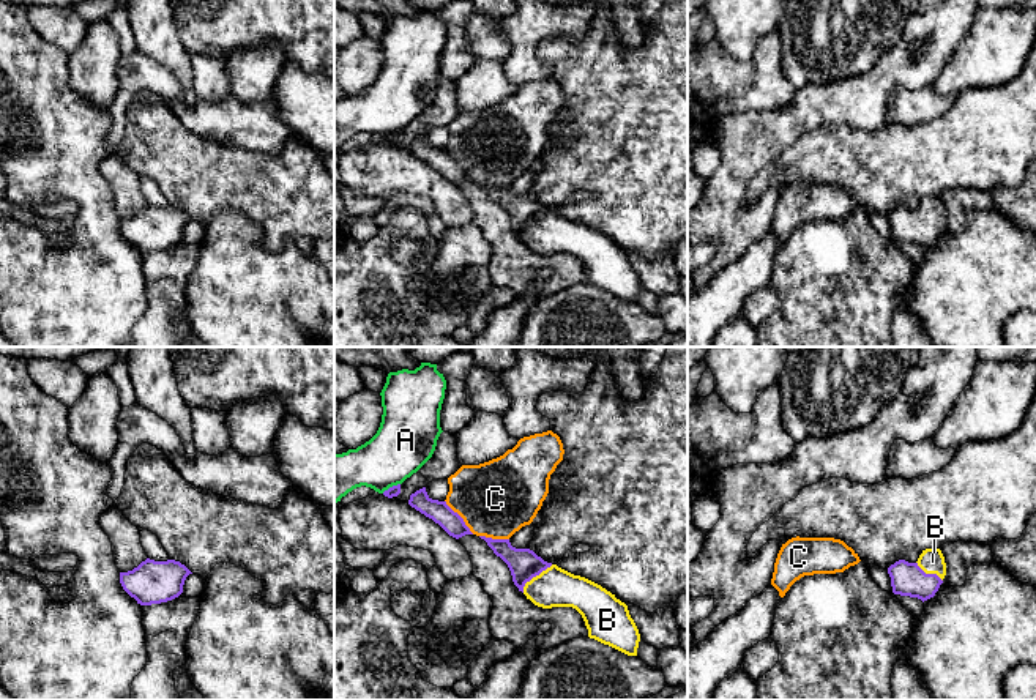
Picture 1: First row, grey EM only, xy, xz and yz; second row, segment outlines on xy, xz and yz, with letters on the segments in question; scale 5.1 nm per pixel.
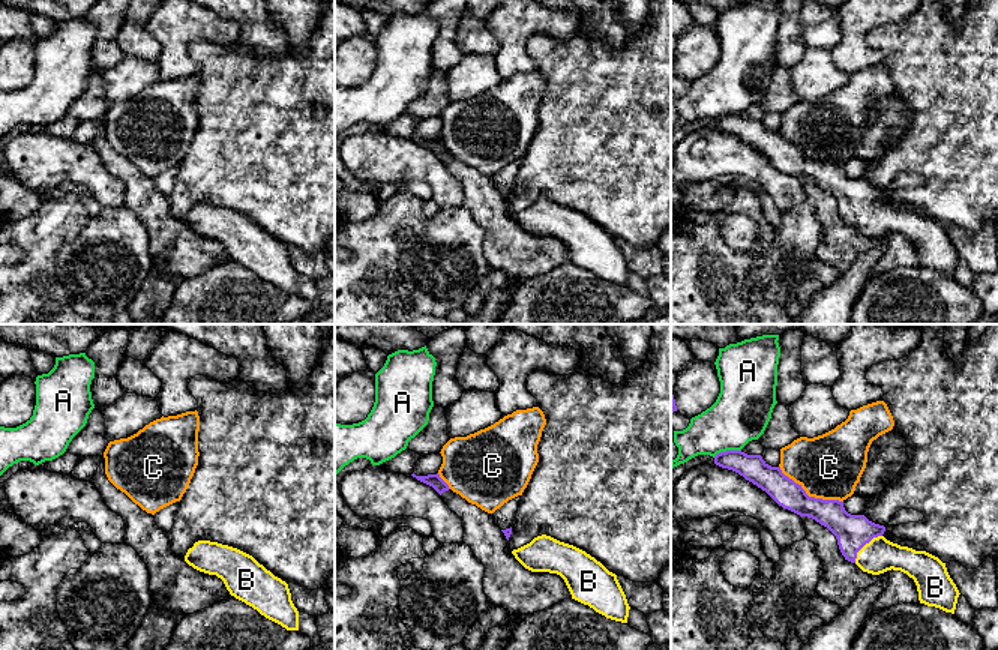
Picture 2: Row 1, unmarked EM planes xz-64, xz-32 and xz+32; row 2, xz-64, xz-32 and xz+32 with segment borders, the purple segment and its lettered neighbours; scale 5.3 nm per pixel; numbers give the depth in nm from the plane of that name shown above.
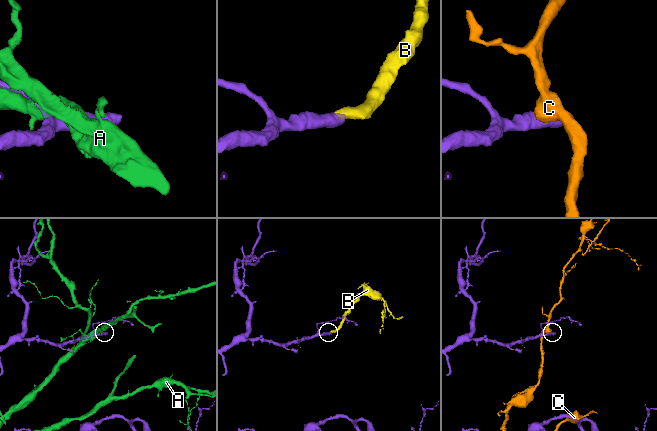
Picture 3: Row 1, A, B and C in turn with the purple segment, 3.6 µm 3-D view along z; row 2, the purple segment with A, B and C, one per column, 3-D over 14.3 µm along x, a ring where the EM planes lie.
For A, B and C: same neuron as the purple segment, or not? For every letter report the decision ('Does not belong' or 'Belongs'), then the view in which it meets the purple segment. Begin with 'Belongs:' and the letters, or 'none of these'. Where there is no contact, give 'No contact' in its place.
Belongs: B
A: Does not belong. Touches purple in xz
B: Belongs. Touches purple in xz
C: Does not belong. Touches purple in xz

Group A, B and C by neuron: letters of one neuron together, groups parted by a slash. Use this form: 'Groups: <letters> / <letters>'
Groups: A / B / C

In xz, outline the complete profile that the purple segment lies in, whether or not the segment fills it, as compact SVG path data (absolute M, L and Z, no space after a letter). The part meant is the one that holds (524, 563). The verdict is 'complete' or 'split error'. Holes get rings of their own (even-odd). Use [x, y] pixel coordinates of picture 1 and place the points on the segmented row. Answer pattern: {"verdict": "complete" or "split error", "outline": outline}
{"verdict": "split error", "outline": "M479 538L508 564L514 585L535 605L542 609L572 607L582 615L590 639L609 645L628 656L637 656L640 642L639 629L629 615L628 605L617 599L615 594L585 577L574 575L557 564L544 561L530 549L512 547L509 539Z"}

